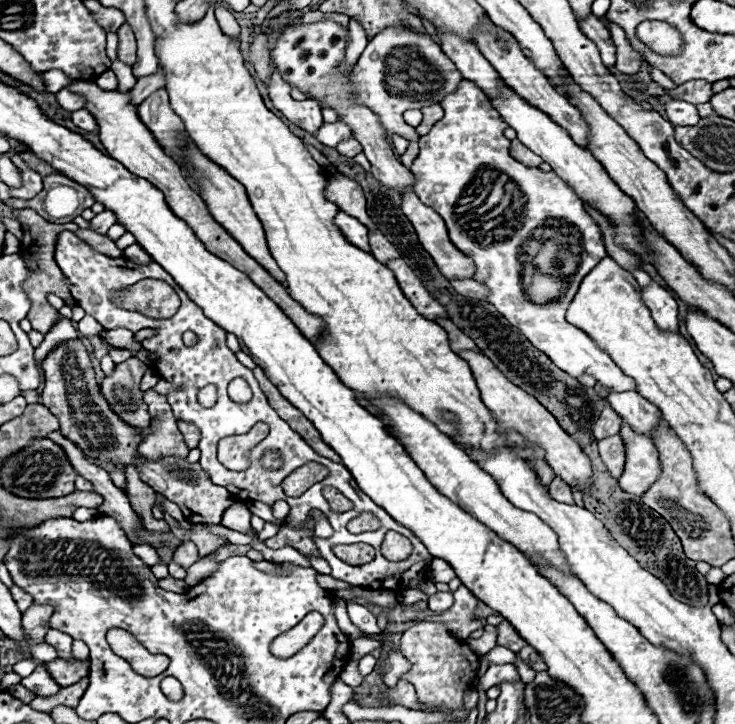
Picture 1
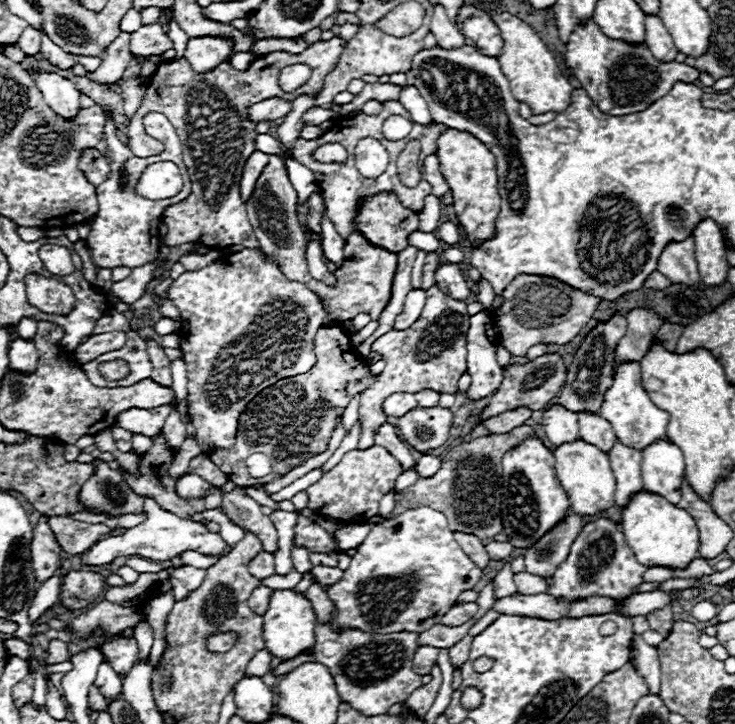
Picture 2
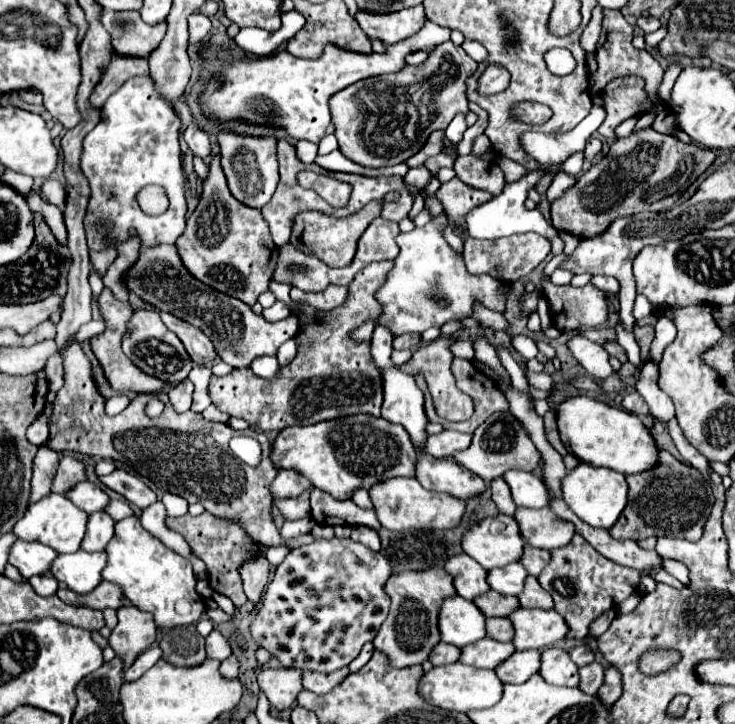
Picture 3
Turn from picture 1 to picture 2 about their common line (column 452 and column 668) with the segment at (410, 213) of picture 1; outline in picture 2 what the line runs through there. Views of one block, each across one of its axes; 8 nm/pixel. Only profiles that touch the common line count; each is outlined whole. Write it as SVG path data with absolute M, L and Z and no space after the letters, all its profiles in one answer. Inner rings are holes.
M684 240L682 244L668 244L660 256L658 272L662 272L670 282L680 282L694 286L700 282L698 264L694 256L694 240Z

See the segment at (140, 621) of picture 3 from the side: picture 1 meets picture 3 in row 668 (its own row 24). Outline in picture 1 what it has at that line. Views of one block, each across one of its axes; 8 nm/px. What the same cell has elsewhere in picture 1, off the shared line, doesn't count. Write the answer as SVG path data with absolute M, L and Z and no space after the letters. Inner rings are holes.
M128 24L120 26L118 30L118 60L132 66L136 62L136 38Z

